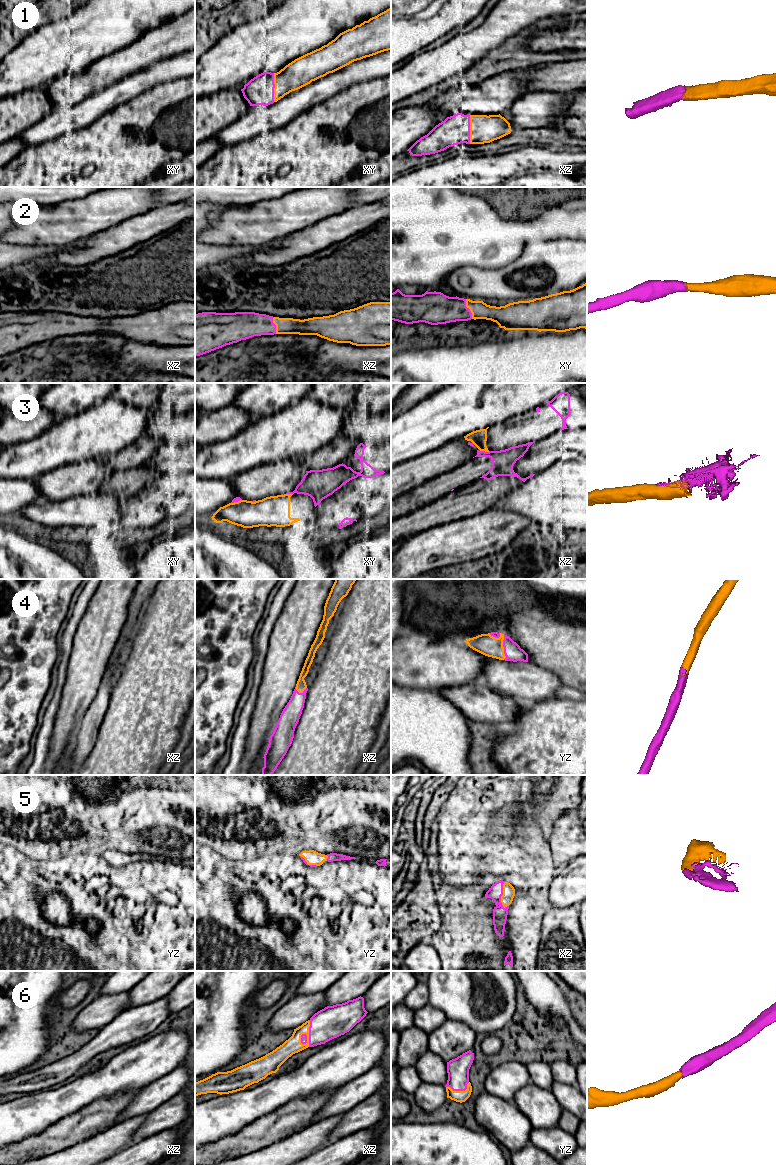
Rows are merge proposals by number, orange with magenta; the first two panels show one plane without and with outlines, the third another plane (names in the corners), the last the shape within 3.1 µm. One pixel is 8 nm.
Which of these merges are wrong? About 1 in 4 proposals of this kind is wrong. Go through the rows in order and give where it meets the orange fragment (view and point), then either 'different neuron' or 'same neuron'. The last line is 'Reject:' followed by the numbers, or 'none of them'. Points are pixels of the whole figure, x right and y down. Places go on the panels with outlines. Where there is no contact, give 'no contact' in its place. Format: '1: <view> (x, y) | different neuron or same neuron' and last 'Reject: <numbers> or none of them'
1: xy (275, 87) | same neuron
2: xy (469, 308) | same neuron
3: xz (485, 451) | different neuron
4: yz (503, 647) | same neuron
5: xz (502, 895) | same neuron
6: xz (308, 1033) | same neuron
Reject: 3

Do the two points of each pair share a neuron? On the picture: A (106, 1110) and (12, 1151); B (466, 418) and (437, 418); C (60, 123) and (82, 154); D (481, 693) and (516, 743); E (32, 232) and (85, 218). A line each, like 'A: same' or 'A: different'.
A: same
B: same
C: different
D: different
E: same

